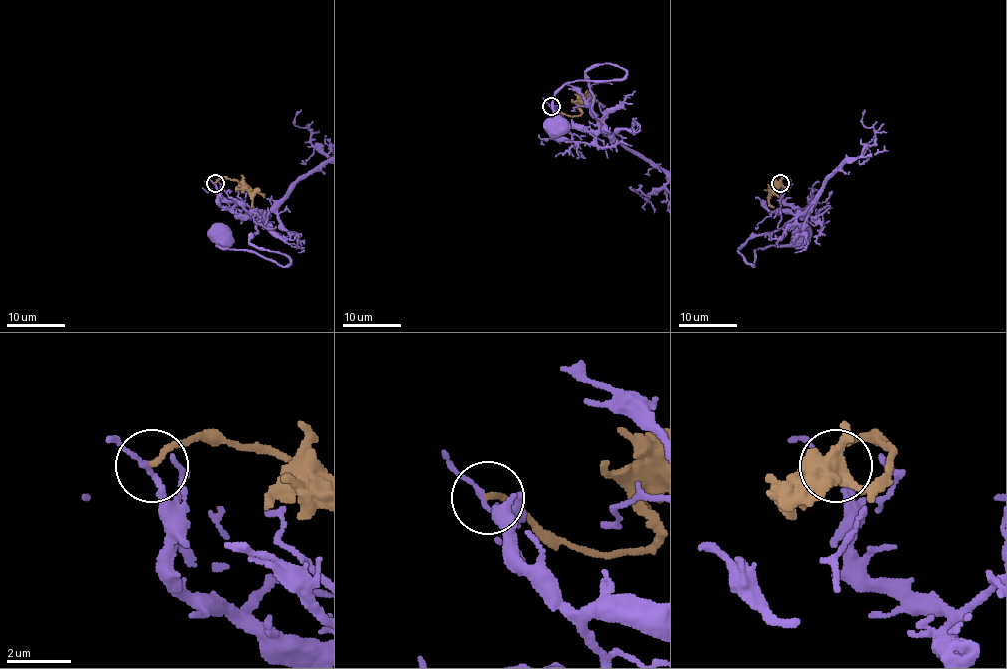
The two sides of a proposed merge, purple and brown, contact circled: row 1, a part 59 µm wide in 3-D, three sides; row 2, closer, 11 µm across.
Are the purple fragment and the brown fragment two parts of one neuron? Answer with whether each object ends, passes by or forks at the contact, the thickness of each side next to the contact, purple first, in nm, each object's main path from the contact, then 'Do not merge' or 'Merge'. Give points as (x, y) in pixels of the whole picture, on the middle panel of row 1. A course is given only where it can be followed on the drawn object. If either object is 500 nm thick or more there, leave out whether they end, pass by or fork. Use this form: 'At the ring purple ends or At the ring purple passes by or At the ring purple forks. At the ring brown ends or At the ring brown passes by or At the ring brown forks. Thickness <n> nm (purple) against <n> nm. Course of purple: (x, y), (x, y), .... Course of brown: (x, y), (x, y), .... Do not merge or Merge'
At the ring purple passes by. At the ring brown ends. Thickness 140 nm (purple) against 180 nm. Course of purple: (549, 106), (567, 126), (595, 130), (586, 72), (625, 70), (567, 82), (552, 101), (558, 124). Do not merge

